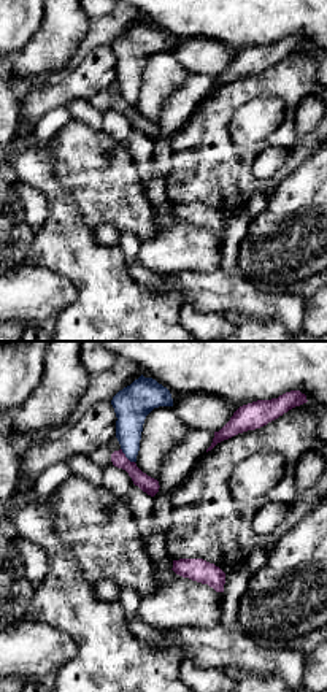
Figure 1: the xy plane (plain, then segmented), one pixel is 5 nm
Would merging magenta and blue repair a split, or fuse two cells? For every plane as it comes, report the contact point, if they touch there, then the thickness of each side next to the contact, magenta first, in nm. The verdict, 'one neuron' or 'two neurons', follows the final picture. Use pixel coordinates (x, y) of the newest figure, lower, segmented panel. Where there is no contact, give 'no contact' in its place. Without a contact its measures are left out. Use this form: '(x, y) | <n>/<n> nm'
(124, 456) | 90/170 nm

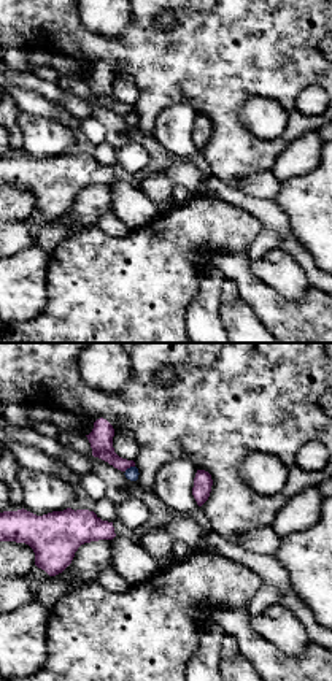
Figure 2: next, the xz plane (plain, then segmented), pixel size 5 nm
(129, 467) | 120/70 nm

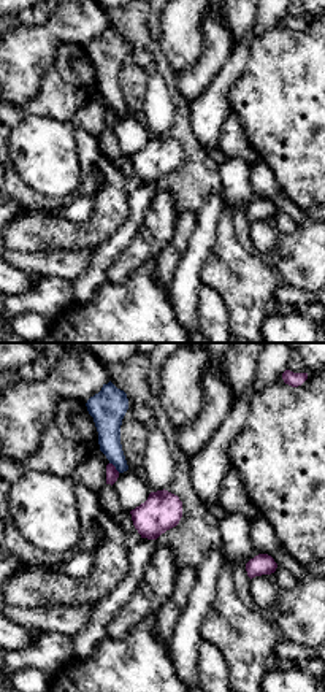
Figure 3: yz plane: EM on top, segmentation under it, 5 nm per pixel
(114, 467) | 60/140 nm

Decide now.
two neurons

